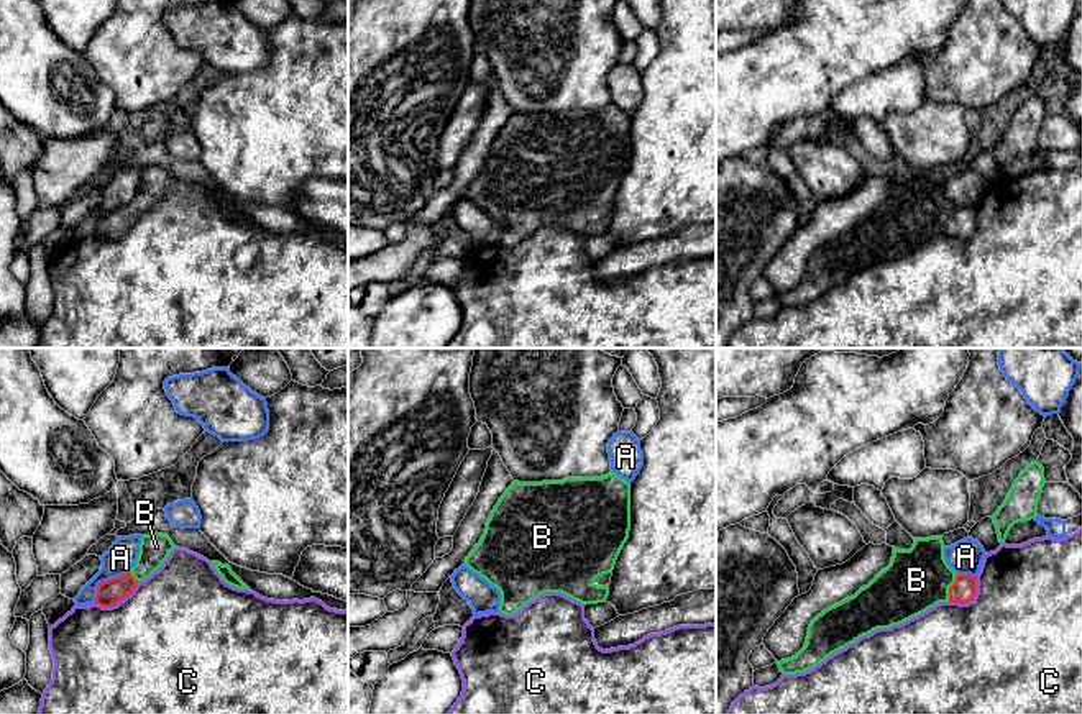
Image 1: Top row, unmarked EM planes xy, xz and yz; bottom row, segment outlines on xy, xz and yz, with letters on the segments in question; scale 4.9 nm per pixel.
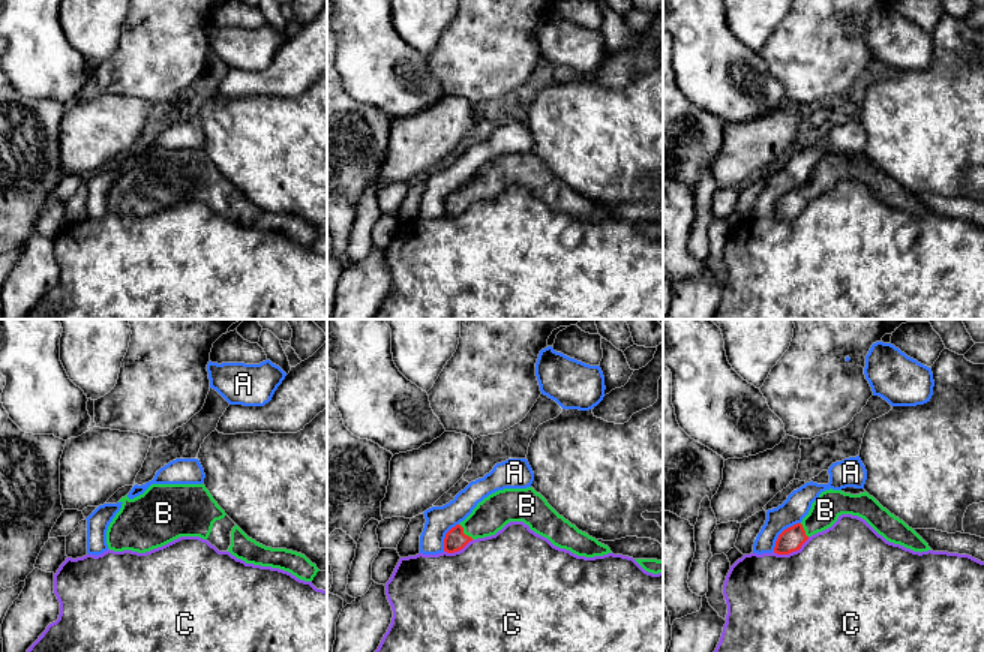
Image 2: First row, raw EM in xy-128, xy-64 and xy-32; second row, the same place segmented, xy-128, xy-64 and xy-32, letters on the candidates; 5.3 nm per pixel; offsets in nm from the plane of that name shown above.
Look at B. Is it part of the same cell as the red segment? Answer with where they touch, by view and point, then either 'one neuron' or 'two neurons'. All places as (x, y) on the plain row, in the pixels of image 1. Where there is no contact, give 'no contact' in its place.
contact yz (949, 220); one neuron

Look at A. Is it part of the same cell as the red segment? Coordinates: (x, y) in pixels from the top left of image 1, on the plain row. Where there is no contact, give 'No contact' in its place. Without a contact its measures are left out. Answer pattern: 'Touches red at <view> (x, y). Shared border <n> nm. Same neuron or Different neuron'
Touches red at xy (105, 214). Shared border 240 nm. Different neuron

